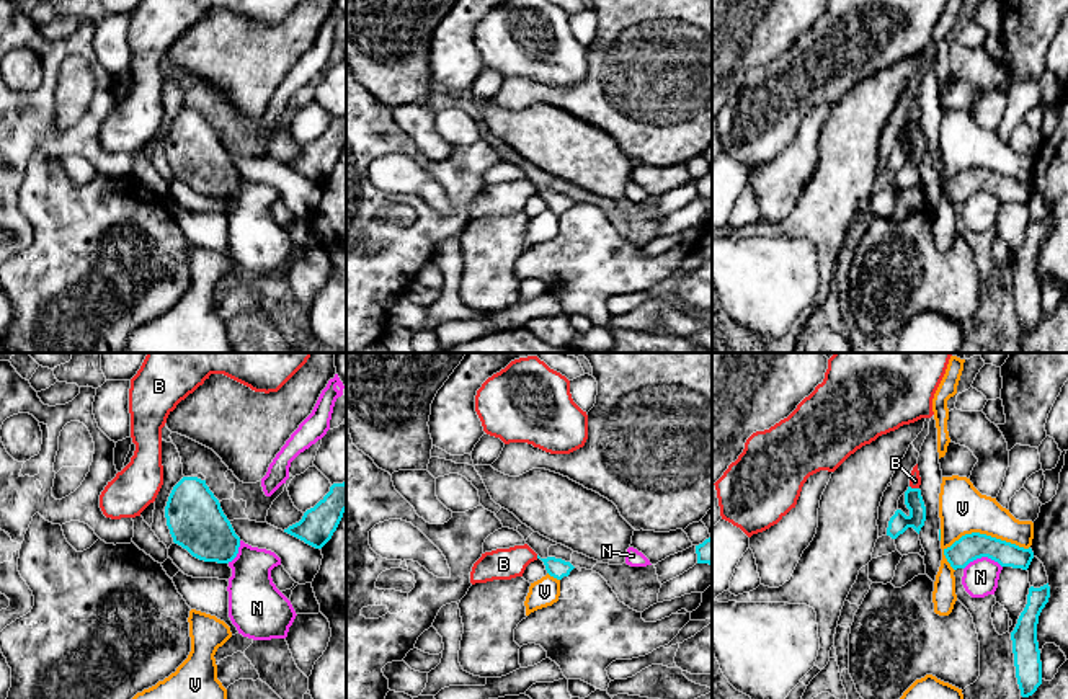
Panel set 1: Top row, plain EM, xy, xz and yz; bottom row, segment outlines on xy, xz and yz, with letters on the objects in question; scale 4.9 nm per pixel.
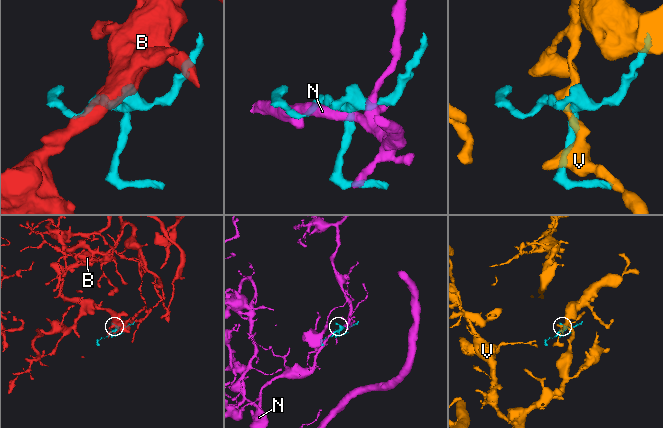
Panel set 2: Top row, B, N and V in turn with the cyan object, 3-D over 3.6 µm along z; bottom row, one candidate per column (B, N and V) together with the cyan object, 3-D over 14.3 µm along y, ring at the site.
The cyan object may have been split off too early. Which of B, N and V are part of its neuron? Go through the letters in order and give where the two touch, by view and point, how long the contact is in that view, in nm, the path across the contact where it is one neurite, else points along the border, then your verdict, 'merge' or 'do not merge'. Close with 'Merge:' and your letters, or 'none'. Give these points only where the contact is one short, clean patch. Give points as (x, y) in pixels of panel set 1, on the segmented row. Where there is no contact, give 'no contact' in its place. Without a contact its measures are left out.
B: contact yz (915, 489); length 50 nm; border yz (910, 485), (918, 489); do not merge
N: contact yz (982, 556); length 190 nm; do not merge
V: contact yz (985, 534); length 440 nm; do not merge
Merge: none

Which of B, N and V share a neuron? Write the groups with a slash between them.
B / N / V

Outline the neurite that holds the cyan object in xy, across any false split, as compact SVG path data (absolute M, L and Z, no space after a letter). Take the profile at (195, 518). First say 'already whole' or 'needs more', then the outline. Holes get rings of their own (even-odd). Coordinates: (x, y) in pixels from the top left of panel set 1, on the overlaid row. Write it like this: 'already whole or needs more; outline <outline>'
already whole; outline M183 477L171 490L165 518L173 542L204 562L229 563L240 547L219 500L198 477Z

